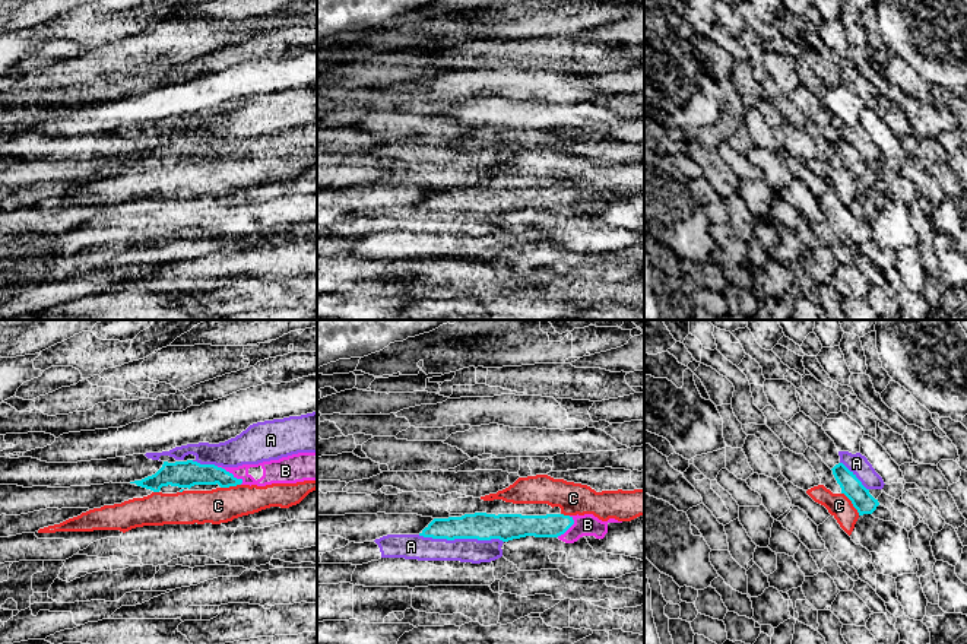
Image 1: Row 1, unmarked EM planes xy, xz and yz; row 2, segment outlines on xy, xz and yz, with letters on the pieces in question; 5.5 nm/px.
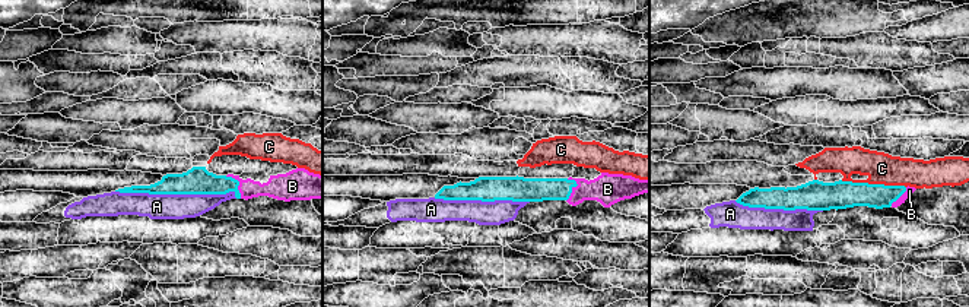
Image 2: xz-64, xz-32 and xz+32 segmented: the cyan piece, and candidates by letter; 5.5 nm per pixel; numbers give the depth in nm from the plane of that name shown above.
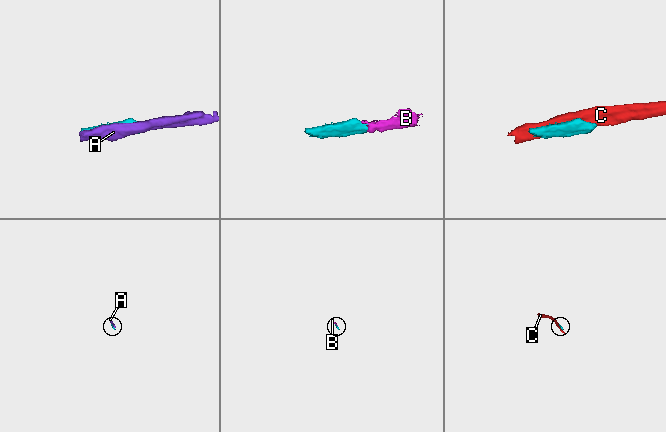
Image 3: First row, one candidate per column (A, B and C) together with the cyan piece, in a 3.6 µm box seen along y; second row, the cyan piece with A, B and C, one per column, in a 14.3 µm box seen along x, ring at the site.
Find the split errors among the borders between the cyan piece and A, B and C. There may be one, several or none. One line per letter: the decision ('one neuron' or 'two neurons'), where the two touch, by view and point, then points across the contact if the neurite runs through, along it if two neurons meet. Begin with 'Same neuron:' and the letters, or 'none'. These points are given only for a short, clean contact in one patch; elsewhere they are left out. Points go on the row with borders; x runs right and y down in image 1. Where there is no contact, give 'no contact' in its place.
Same neuron: B
A: two neurons | xz (460, 538)
B: one neuron | xy (228, 472) | across xy (187, 473), (228, 472), (250, 481), (273, 472)
C: two neurons | yz (852, 503)

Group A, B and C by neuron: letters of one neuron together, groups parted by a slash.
A / B / C

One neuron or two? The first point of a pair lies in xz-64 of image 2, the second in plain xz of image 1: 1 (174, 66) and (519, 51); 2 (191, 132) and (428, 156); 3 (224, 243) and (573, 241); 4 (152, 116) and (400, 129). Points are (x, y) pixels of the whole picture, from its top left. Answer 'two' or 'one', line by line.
1: two
2: one
3: two
4: one

